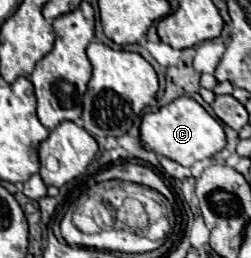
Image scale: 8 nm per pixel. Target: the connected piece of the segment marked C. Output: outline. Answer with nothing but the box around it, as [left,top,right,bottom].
[141,97,225,167]

